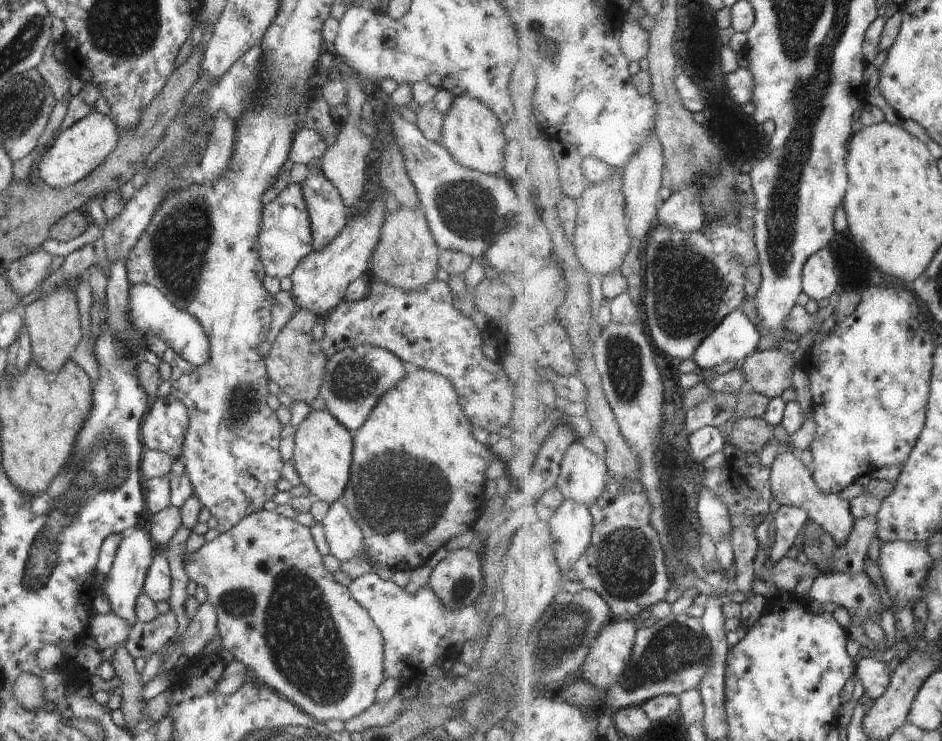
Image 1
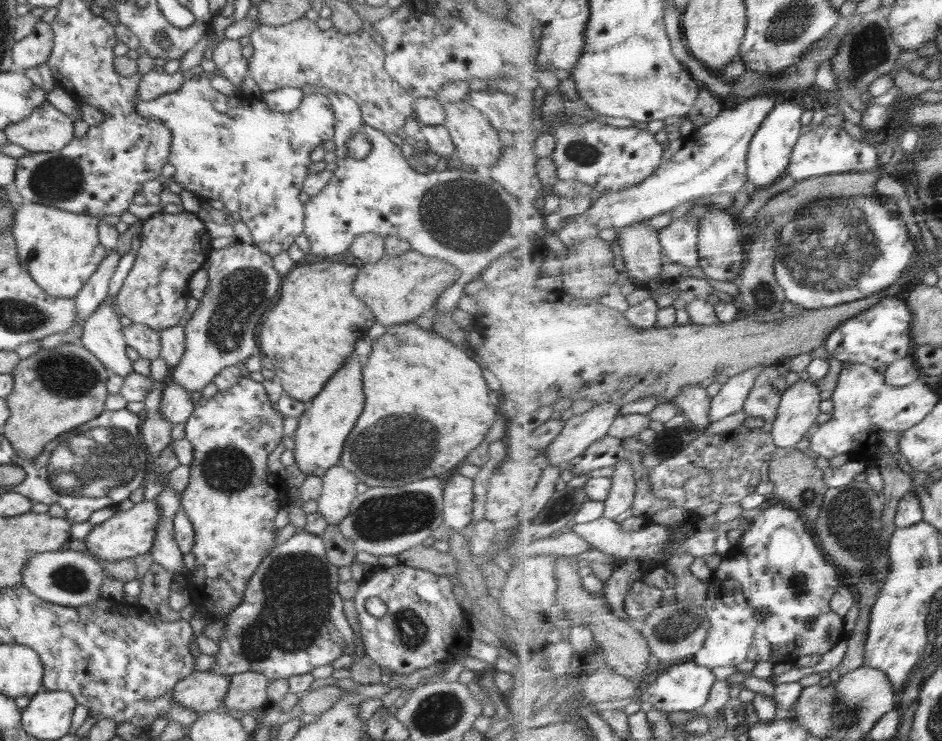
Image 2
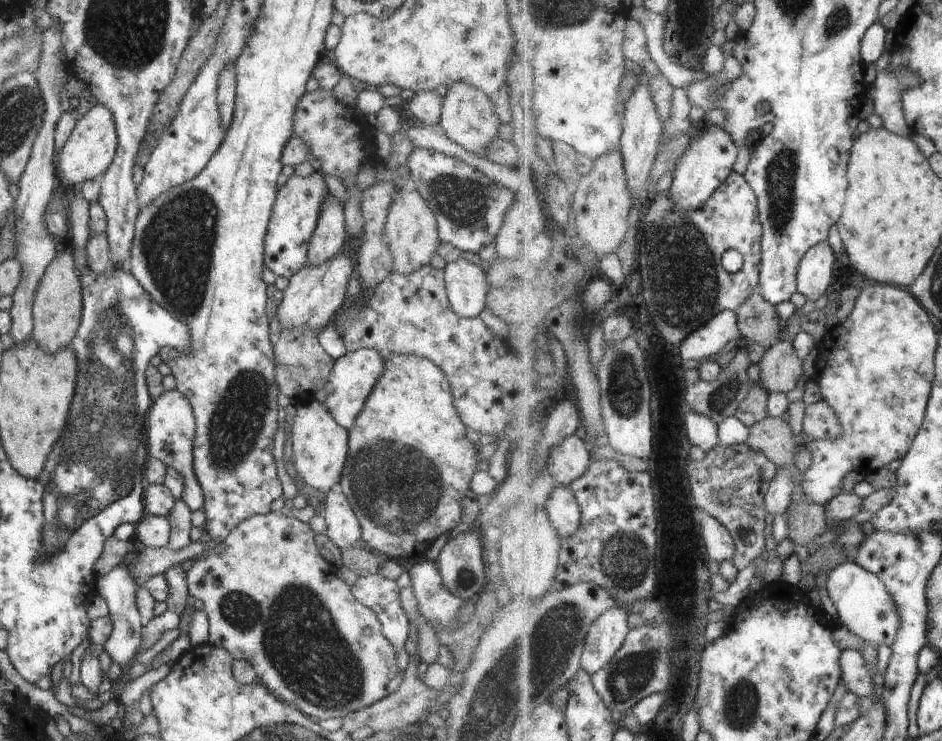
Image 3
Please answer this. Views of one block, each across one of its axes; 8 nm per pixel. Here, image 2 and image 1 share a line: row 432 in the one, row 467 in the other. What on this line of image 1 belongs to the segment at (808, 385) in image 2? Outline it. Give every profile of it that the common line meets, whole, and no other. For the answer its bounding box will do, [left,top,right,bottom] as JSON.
[771,450,857,546]

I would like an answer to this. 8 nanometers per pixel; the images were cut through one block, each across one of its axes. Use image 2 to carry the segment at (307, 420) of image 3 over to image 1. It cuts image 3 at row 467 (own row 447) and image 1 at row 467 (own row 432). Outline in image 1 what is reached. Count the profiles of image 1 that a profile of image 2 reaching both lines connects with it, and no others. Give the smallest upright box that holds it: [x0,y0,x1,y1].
[293,410,353,506]

